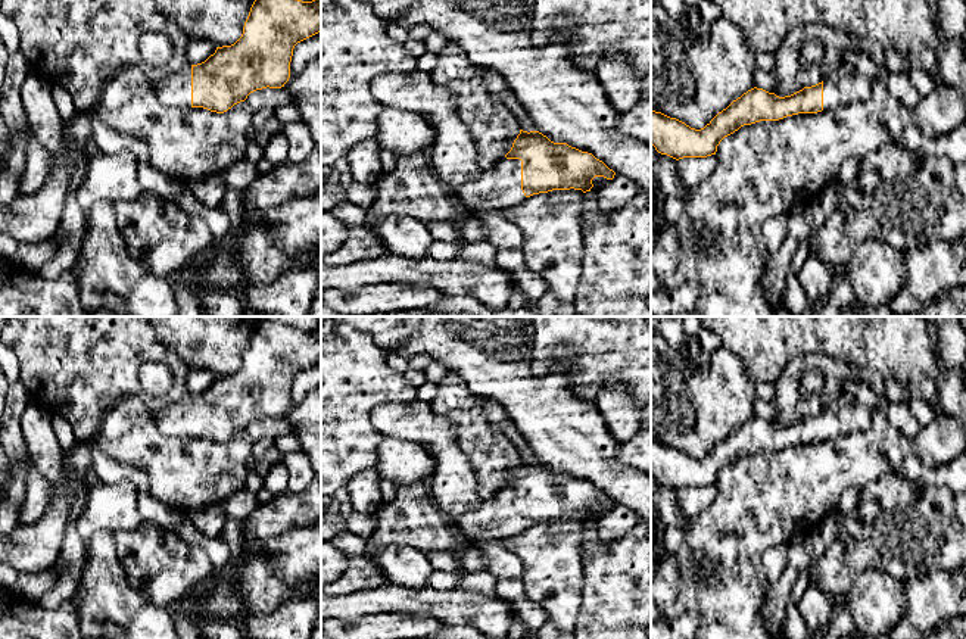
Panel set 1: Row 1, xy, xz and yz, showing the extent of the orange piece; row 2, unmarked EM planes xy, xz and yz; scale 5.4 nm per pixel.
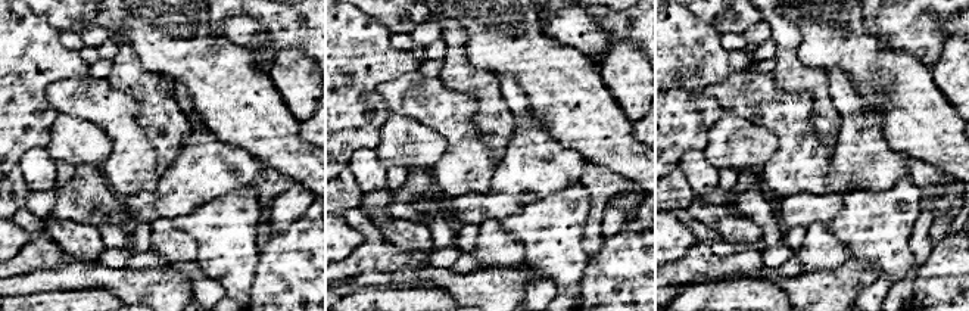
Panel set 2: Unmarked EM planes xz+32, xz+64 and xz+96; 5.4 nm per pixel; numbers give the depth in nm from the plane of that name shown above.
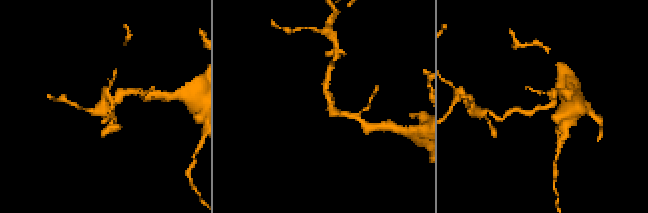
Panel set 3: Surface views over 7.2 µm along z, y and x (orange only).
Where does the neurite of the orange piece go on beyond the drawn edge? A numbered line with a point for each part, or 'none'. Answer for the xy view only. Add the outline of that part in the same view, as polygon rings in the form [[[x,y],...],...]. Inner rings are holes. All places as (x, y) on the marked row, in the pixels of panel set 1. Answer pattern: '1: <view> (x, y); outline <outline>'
1: xy (175, 90); outline [[[191,65],[183,66],[177,74],[158,81],[158,99],[169,107],[191,107]]]

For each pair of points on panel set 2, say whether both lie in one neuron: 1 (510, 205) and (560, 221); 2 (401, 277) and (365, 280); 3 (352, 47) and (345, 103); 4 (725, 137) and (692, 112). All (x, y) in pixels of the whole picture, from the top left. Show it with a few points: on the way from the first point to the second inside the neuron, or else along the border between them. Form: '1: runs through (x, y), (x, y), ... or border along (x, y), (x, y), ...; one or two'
1: border along (520, 202), (501, 221); two
2: runs through (392, 279), (374, 279); one
3: runs through (352, 61), (352, 68), (357, 74), (349, 90); one
4: border along (723, 112), (712, 127), (710, 139), (703, 151); two

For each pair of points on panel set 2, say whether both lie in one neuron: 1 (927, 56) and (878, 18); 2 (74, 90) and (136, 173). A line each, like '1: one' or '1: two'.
1: one
2: one

